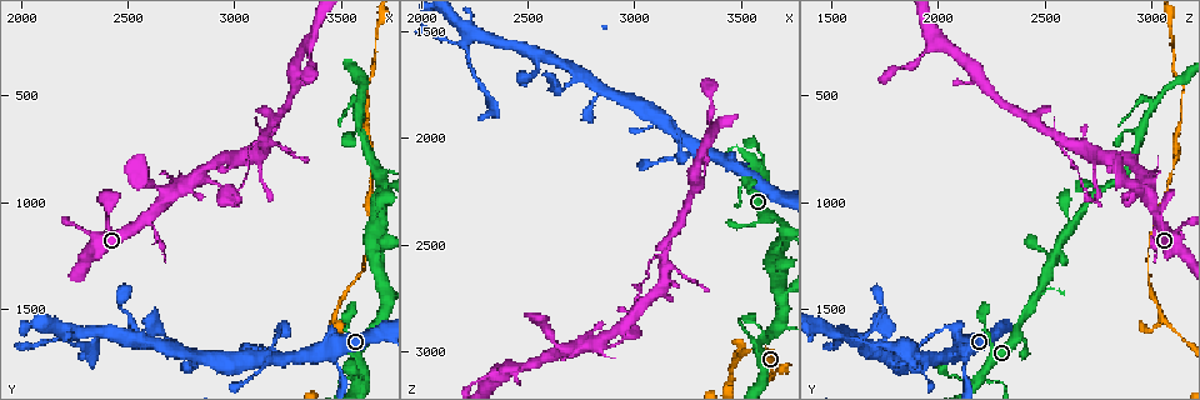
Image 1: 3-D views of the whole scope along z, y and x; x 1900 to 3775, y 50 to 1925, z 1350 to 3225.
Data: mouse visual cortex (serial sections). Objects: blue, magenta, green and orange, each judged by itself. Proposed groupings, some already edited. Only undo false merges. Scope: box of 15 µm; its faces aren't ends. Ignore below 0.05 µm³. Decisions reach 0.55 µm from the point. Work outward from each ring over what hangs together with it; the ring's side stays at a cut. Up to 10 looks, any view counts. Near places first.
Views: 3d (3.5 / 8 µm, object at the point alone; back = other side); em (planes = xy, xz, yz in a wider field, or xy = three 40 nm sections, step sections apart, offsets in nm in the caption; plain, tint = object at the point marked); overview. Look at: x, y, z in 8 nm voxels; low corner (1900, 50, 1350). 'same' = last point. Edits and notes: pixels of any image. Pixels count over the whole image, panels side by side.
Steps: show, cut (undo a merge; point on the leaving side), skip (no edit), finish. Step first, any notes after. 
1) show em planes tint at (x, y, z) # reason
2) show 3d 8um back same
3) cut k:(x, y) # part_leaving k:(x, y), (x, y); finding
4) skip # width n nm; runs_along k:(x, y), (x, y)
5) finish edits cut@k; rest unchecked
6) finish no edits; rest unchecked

show 3d 3.5um at (3560, 1810, 2220) # sharp bend

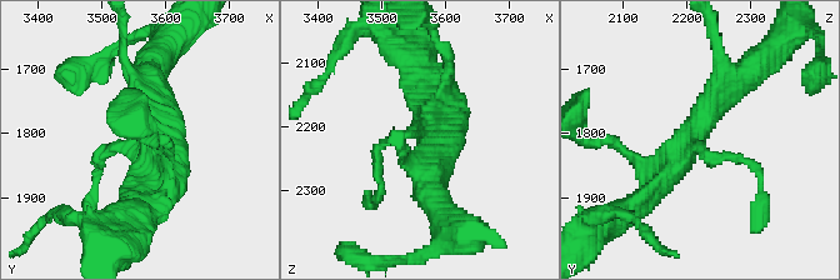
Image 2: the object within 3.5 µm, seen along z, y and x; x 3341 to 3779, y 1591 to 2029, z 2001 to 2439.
show em planes tint at (3560, 1805, 2210) # arms 3; arm_widths 150, 250, 350 nm

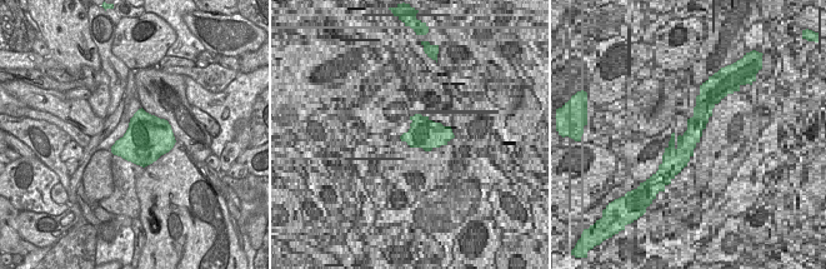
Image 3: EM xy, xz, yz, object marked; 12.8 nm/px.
skip # runs_along 2:(150, 71), (154, 133), (100, 159); continuous, no second cell

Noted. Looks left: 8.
show 3d 8um back at (3460, 1560, 3050) # side arm on a straight run

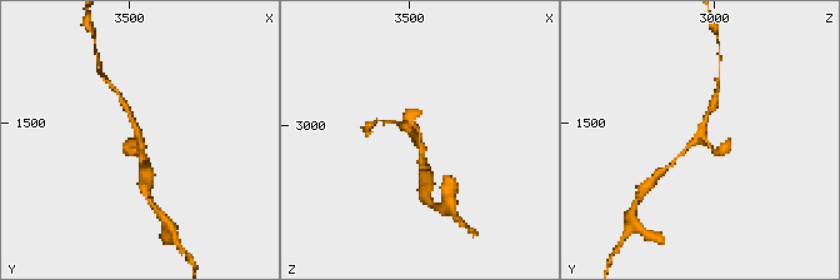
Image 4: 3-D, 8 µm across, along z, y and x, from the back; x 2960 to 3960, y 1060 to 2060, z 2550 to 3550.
show em xy step 2 tint at (3460, 1560, 3060) # arms 3; arm_widths 150, 150, 200 nm; shape alone is not enough

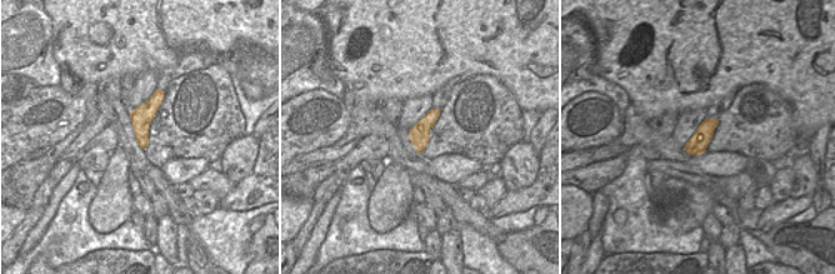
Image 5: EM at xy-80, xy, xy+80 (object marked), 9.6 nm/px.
skip # runs_along 4:(713, 105), (699, 136), (673, 161); all the same cell

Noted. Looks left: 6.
show 3d 3.5um back at (2980, 960, 2900) # narrows sharply

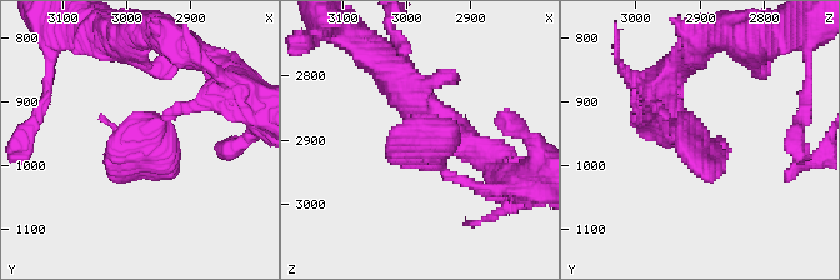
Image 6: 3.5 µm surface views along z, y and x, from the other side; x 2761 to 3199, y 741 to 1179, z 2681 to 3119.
show em xy step 3 tint at (2975, 970, 2910) # need the tissue

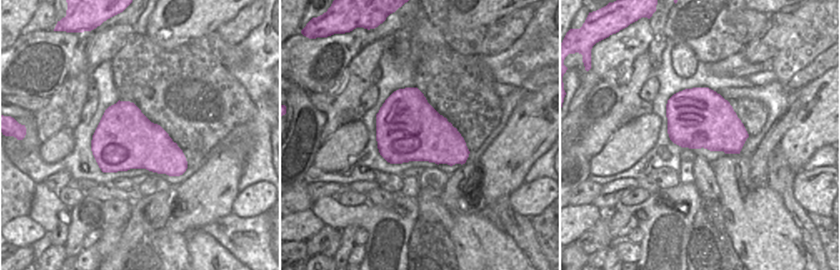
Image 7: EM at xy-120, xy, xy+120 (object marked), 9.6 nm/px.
skip # runs_along 6:(195, 104), (153, 124), (115, 181); continuous, no second cell

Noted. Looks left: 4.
show 3d 8um at (2840, 1720, 1770) # side arm on a straight run

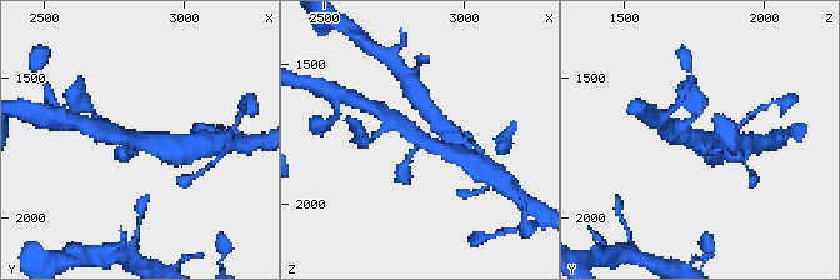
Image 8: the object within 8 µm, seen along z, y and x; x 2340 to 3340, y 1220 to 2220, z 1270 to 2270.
show 3d 3.5um at (2840, 1730, 1770)

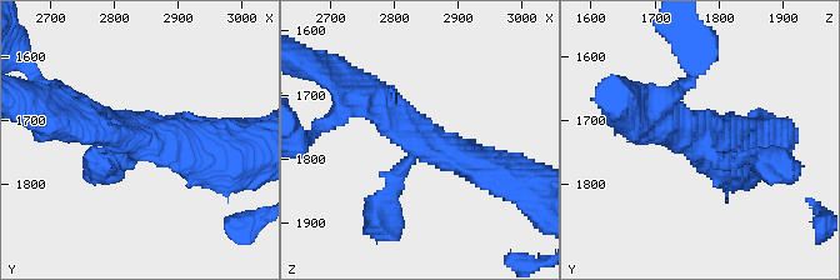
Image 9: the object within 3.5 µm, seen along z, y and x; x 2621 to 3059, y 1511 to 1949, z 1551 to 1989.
show em xy step 5 tint at (2840, 1725, 1765) # arms 3; arm_widths 200, 400, 450 nm

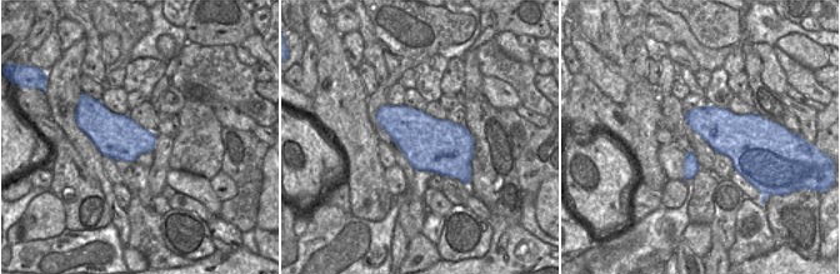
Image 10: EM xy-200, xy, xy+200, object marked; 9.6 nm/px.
skip # runs_along 9:(495, 166), (423, 138), (358, 86); one cell here

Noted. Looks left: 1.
finish no edits; rest unchecked

